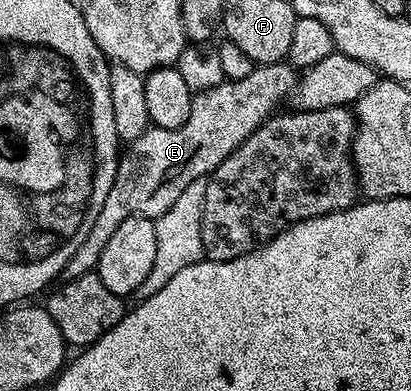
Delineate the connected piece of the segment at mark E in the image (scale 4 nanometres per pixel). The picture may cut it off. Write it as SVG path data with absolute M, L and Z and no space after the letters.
M287 61L253 66L242 81L225 79L213 88L195 92L186 125L178 129L149 126L142 137L127 144L116 165L114 185L110 185L110 193L106 193L106 201L102 201L102 209L98 217L94 217L90 233L86 233L86 241L82 241L70 261L66 261L63 278L70 280L93 274L99 268L106 241L110 241L114 229L118 229L126 217L144 215L155 221L178 201L186 185L211 175L215 167L222 165L234 149L242 146L268 120L283 99L285 102L291 96L297 78L297 68Z

